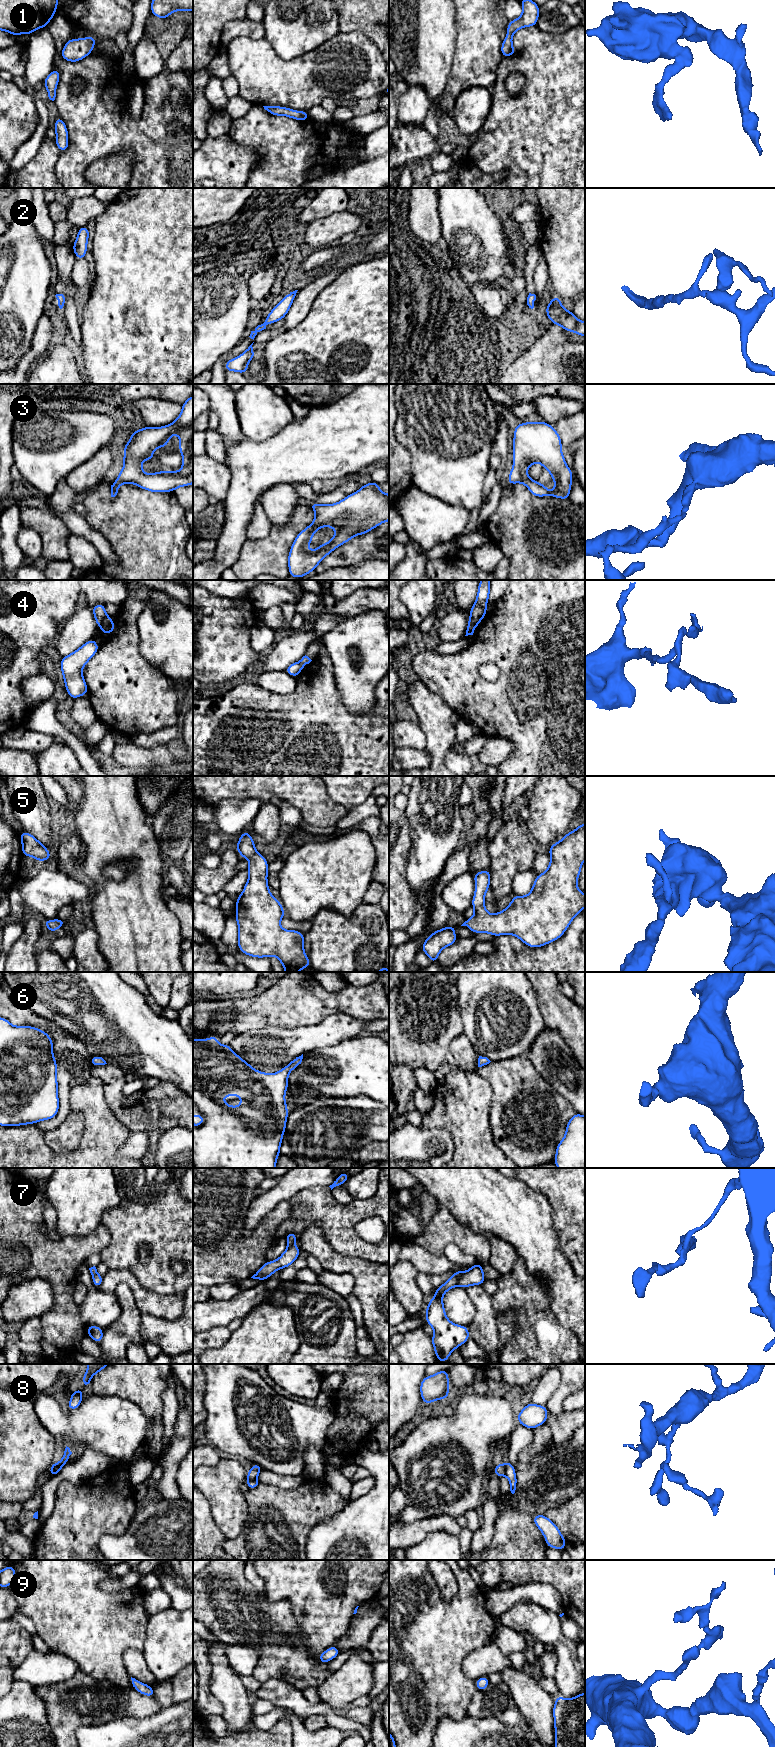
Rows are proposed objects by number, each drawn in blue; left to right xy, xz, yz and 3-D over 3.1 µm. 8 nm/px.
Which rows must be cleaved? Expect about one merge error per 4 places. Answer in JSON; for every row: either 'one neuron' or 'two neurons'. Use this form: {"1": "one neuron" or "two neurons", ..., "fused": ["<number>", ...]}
{"1": "one neuron", "2": "one neuron", "3": "one neuron", "4": "two neurons", "5": "one neuron", "6": "one neuron", "7": "two neurons", "8": "two neurons", "9": "one neuron", "fused": ["4", "7", "8"]}

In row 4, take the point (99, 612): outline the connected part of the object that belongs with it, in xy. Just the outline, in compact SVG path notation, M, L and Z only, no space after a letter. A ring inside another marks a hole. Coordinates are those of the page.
M99 603L96 606L94 606L93 608L91 608L91 610L92 610L93 615L95 617L96 624L99 627L102 627L103 622L104 622L105 618L107 617L105 605Z

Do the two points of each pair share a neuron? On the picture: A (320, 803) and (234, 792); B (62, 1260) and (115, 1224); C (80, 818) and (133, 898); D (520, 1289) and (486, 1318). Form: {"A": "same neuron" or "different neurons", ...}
{"A": "same neuron", "B": "different neurons", "C": "same neuron", "D": "different neurons"}

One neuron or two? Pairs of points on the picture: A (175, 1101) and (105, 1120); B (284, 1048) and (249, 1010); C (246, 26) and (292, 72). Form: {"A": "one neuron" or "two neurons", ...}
{"A": "two neurons", "B": "two neurons", "C": "two neurons"}

